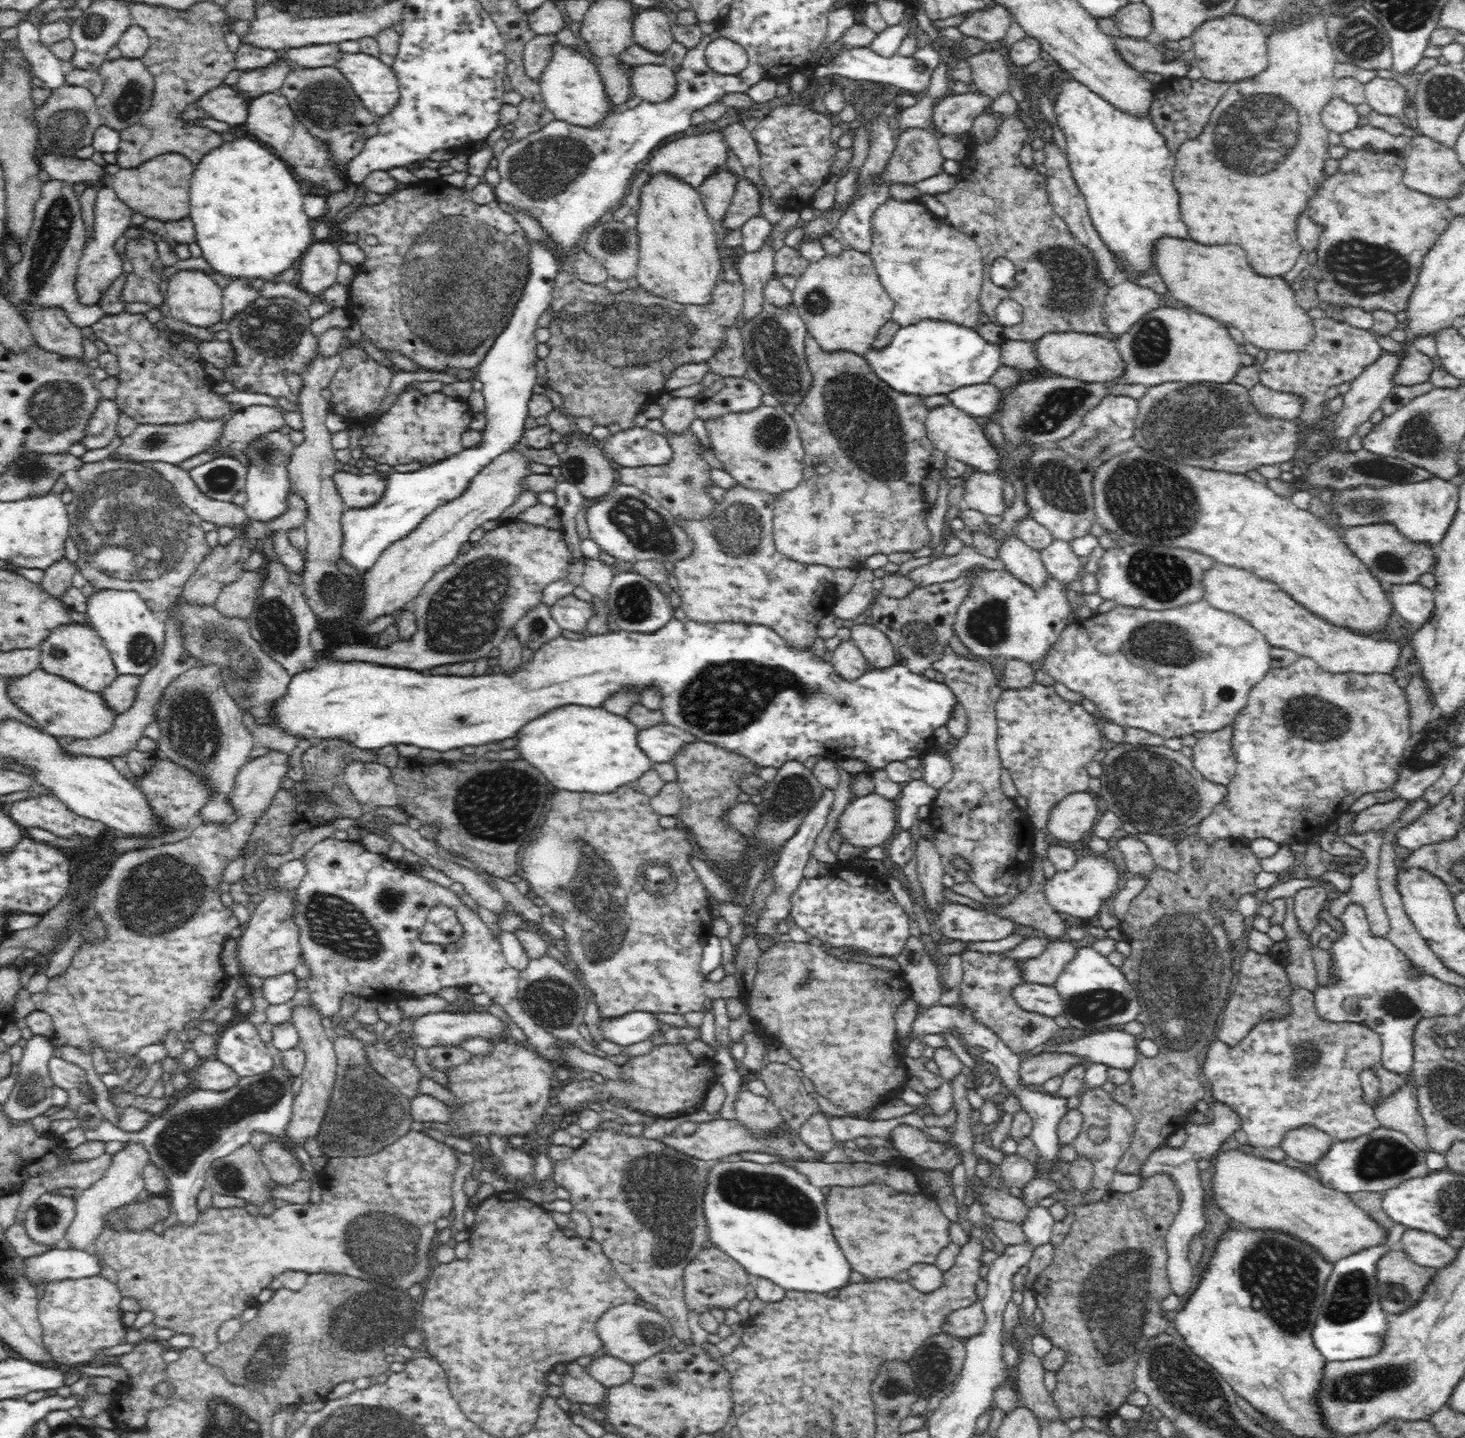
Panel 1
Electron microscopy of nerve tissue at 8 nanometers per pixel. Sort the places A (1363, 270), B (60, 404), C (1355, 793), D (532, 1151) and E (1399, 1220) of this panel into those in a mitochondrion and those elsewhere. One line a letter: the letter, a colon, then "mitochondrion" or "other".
A: mitochondrion
B: mitochondrion
C: other
D: other
E: other

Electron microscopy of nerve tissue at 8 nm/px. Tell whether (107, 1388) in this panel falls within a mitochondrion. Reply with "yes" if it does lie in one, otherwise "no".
no

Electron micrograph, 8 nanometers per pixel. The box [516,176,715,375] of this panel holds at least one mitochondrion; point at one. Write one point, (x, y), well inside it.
(614, 241)

